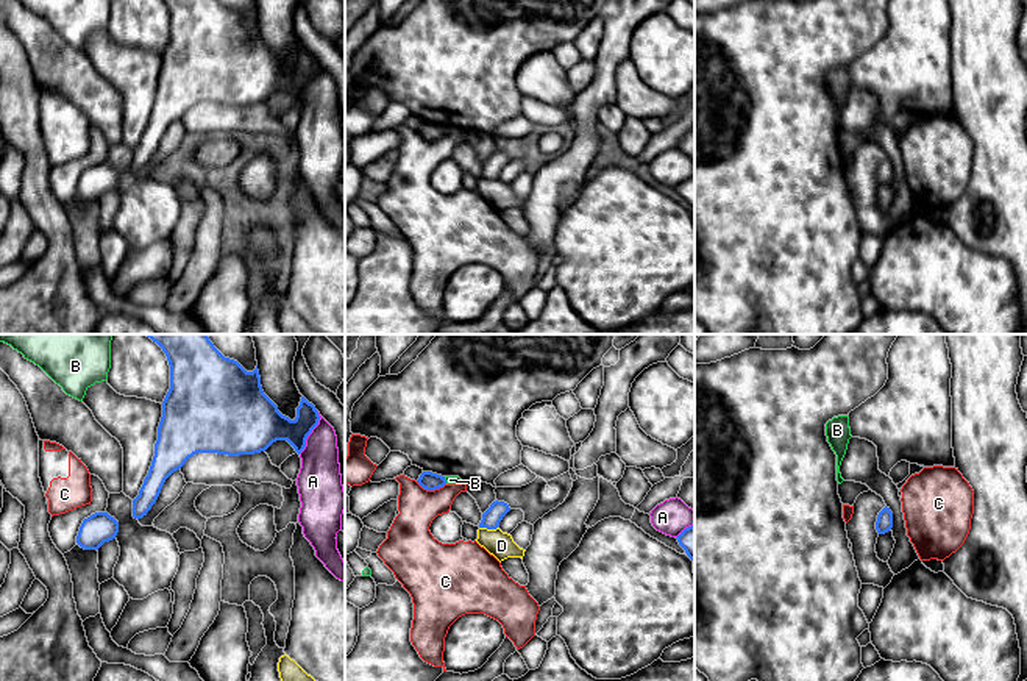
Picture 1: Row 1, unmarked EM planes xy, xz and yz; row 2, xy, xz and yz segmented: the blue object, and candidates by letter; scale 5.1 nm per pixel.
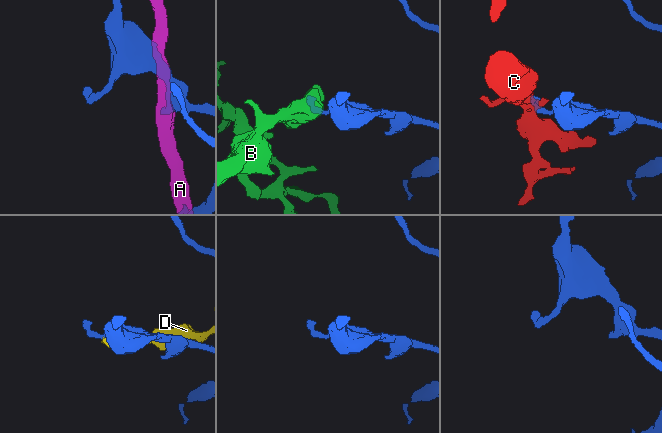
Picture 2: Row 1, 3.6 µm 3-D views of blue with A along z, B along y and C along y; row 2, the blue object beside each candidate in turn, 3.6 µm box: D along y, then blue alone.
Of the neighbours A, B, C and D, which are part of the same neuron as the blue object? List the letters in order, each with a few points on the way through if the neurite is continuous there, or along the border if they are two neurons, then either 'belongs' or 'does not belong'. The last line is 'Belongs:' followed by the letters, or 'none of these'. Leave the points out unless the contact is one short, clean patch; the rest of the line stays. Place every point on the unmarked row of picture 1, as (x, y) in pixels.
A: does not belong
B: along xz (444, 127), (447, 133) | does not belong
C: along xz (417, 130), (426, 139), (439, 139), (445, 133) | does not belong
D: does not belong
Belongs: none of these

